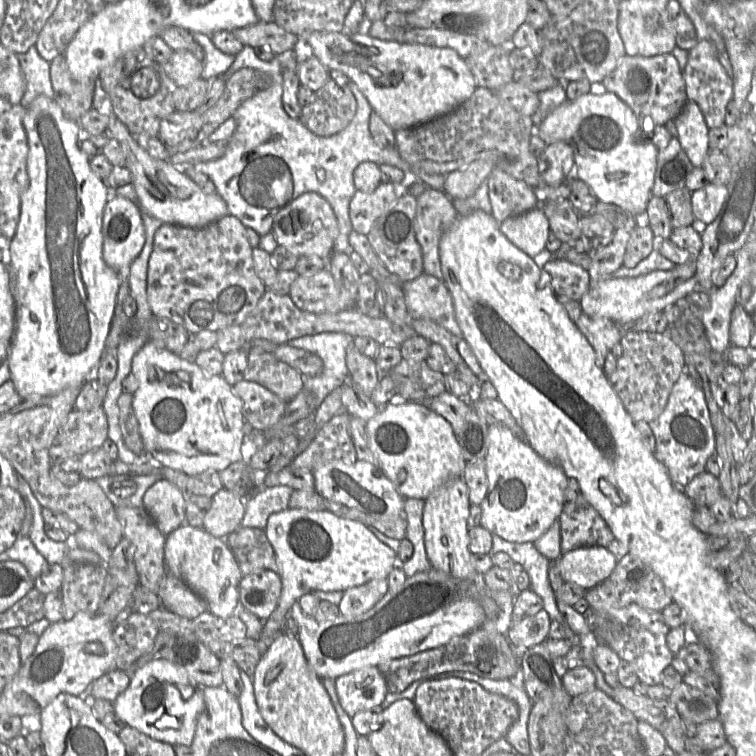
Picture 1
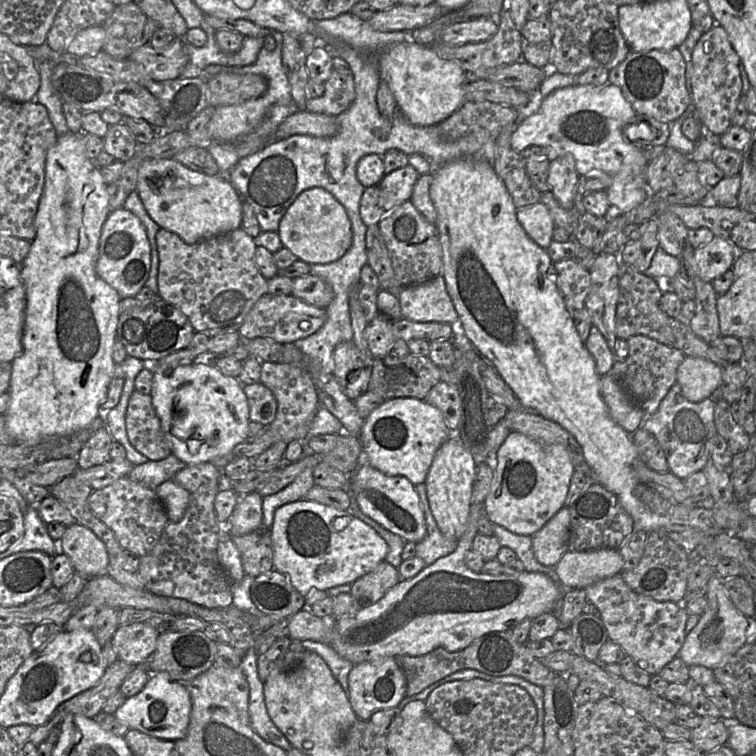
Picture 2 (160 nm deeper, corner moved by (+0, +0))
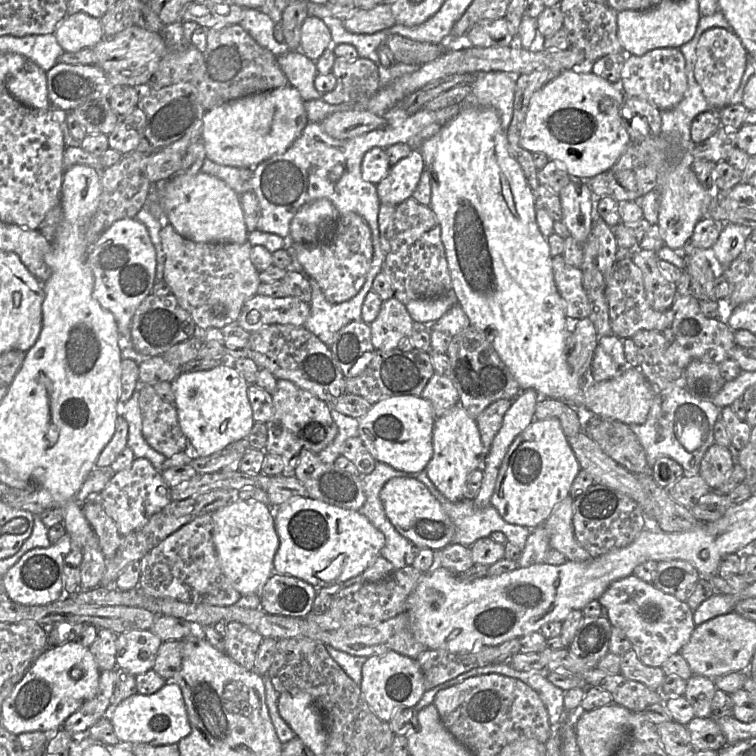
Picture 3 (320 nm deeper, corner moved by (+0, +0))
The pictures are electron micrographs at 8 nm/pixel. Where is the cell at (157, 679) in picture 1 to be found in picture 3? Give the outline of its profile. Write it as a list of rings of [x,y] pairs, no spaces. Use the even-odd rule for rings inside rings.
[[[166,682],[161,689],[150,695],[136,693],[126,698],[118,705],[112,707],[109,718],[118,739],[132,744],[146,743],[154,746],[177,744],[181,739],[191,733],[191,725],[182,690],[175,682]]]

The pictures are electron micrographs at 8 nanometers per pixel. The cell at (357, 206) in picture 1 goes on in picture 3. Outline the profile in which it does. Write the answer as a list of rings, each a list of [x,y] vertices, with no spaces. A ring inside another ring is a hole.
[[[412,150],[408,157],[392,166],[387,176],[376,185],[380,203],[398,206],[412,197],[424,170],[421,152]]]

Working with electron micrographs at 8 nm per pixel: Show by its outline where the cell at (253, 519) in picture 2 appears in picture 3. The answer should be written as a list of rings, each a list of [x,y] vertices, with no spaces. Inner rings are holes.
[[[233,499],[226,506],[212,513],[213,518],[213,542],[216,549],[218,562],[224,575],[231,585],[242,596],[258,595],[274,572],[273,560],[279,547],[279,537],[275,529],[274,517],[279,506],[272,505],[270,508],[261,502],[248,503]]]

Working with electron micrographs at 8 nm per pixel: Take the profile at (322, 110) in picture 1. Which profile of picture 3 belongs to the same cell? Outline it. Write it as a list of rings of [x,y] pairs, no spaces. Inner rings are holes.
[[[336,57],[331,73],[337,80],[336,86],[321,97],[331,105],[365,103],[381,88],[378,67],[369,59],[347,61]]]

